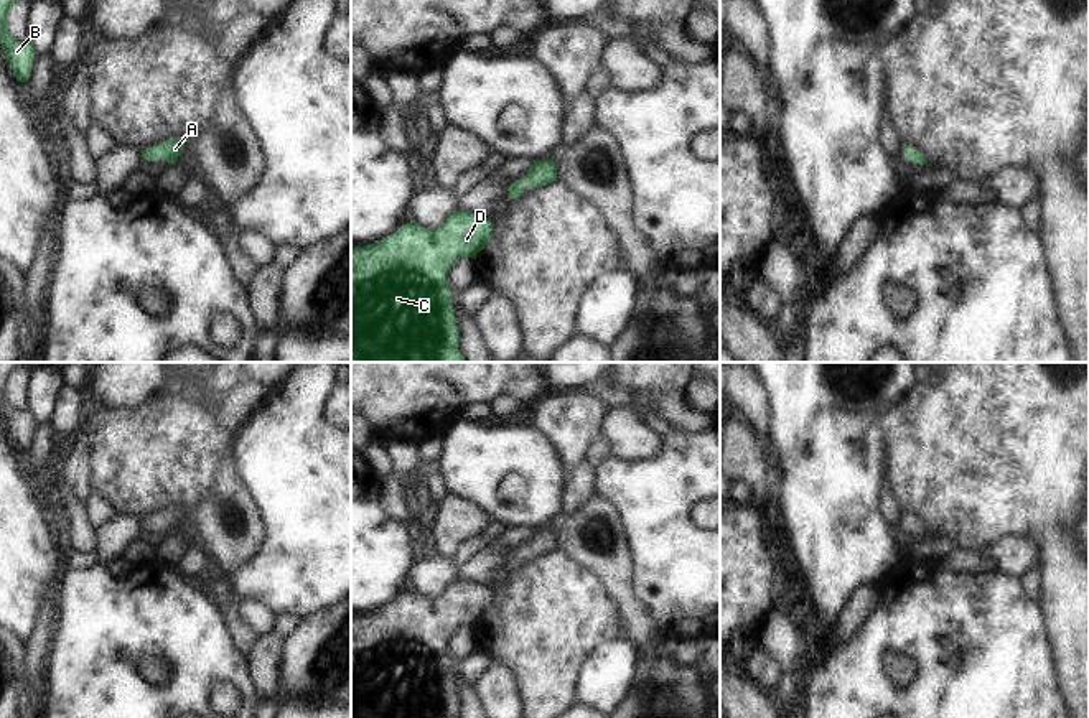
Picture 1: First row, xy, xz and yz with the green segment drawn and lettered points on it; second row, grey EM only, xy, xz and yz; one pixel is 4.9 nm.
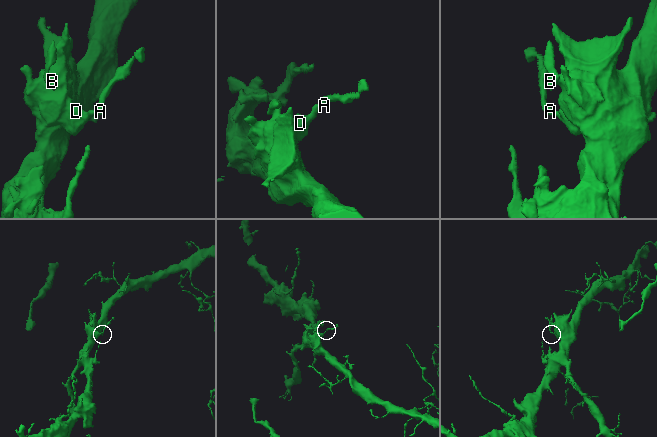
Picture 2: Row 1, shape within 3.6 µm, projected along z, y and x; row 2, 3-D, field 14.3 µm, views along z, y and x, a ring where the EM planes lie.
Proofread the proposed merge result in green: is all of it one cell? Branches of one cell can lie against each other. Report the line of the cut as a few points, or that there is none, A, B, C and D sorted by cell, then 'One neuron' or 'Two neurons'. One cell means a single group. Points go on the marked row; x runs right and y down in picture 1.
No split. Groups: A B C D. One neuron.

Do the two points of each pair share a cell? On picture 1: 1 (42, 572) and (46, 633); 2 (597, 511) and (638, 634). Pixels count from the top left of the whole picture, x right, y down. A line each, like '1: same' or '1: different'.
1: different
2: same

